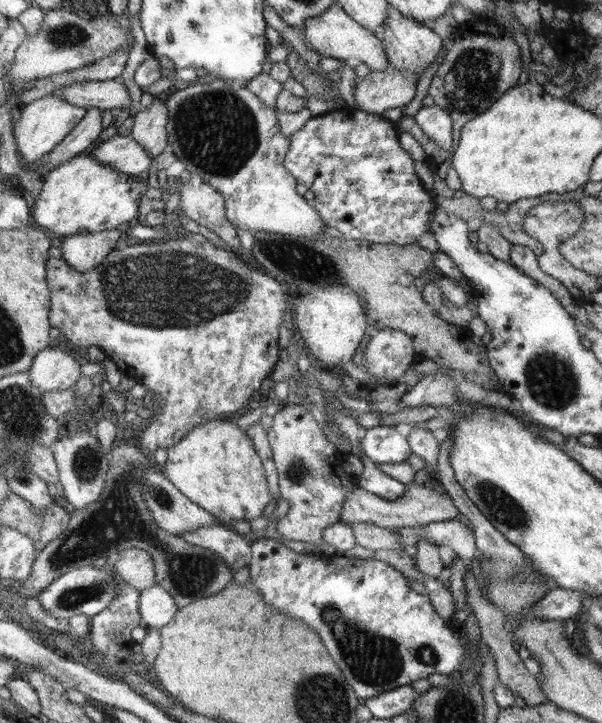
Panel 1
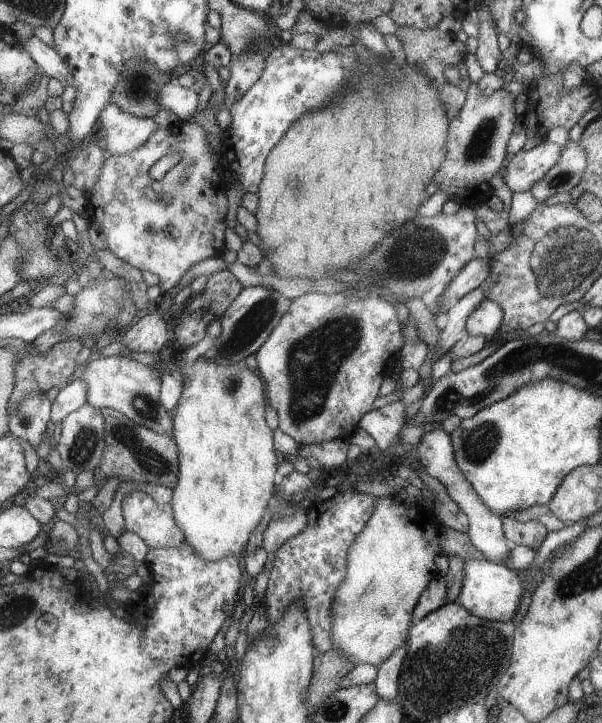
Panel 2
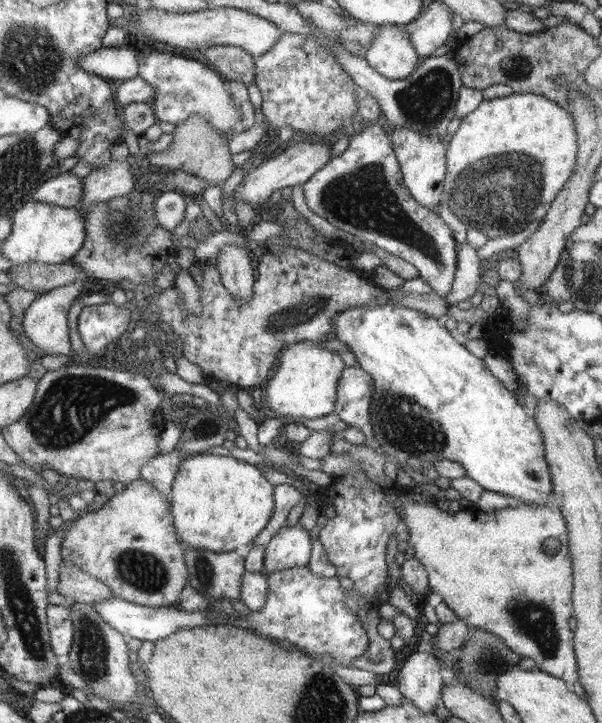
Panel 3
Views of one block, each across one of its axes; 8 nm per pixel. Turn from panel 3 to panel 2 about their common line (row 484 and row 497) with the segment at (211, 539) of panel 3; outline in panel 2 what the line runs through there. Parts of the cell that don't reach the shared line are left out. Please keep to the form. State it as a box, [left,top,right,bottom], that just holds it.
[170,357,279,563]

